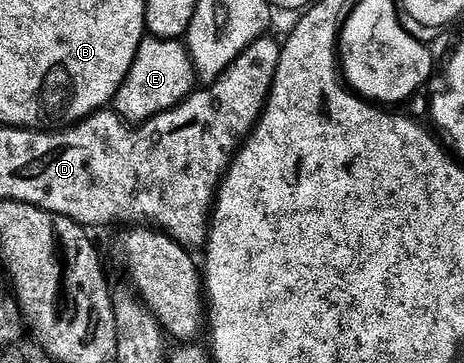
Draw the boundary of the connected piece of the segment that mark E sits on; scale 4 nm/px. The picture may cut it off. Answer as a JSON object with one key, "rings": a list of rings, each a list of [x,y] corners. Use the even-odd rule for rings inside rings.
{"rings":[[[153,37],[143,39],[128,77],[116,96],[116,111],[131,125],[149,123],[179,103],[185,103],[195,90],[196,72],[189,50],[181,42],[163,41]]]}

